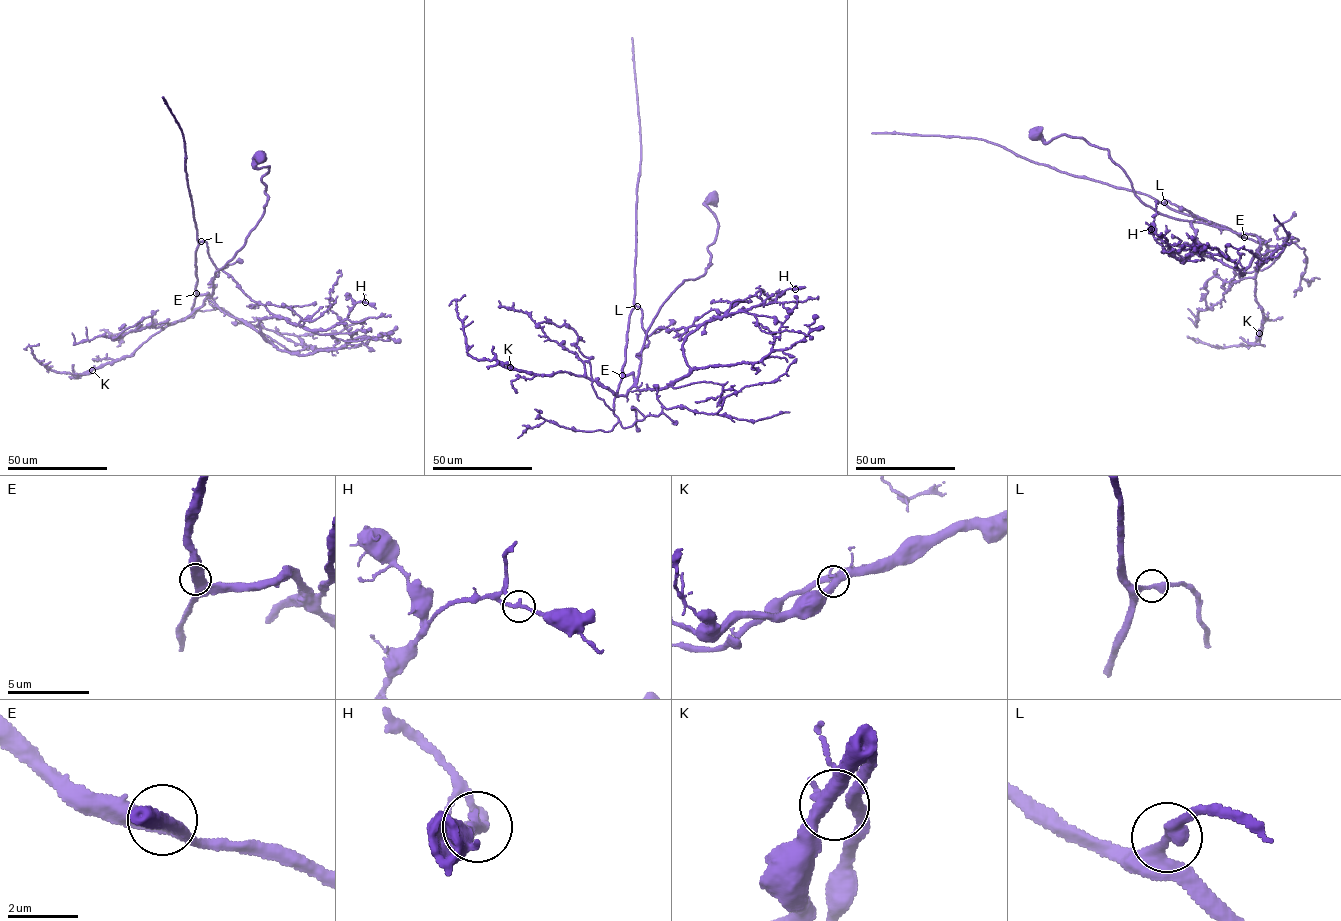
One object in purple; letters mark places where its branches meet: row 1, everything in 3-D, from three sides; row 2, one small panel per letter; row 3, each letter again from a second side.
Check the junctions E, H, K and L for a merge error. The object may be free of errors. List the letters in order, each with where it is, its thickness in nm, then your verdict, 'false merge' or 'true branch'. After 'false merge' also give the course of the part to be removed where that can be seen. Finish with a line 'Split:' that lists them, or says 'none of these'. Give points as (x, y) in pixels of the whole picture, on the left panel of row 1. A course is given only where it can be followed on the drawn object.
E: (196, 293) | 500 nm | true branch
H: (365, 302) | 240 nm | true branch
K: (92, 370) | 400 nm | true branch
L: (201, 241) | 300 nm | true branch
Split: none of these

